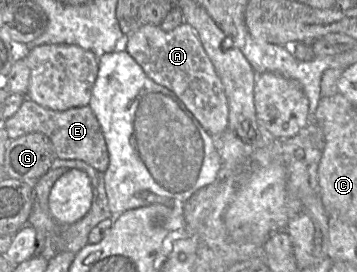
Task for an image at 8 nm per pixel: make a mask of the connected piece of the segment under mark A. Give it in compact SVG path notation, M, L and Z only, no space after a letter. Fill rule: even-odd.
M184 22L171 31L164 31L157 25L144 25L137 31L126 35L125 50L151 80L174 92L202 127L213 137L219 136L227 129L229 108L224 86L211 59L203 48L198 34L189 24Z

